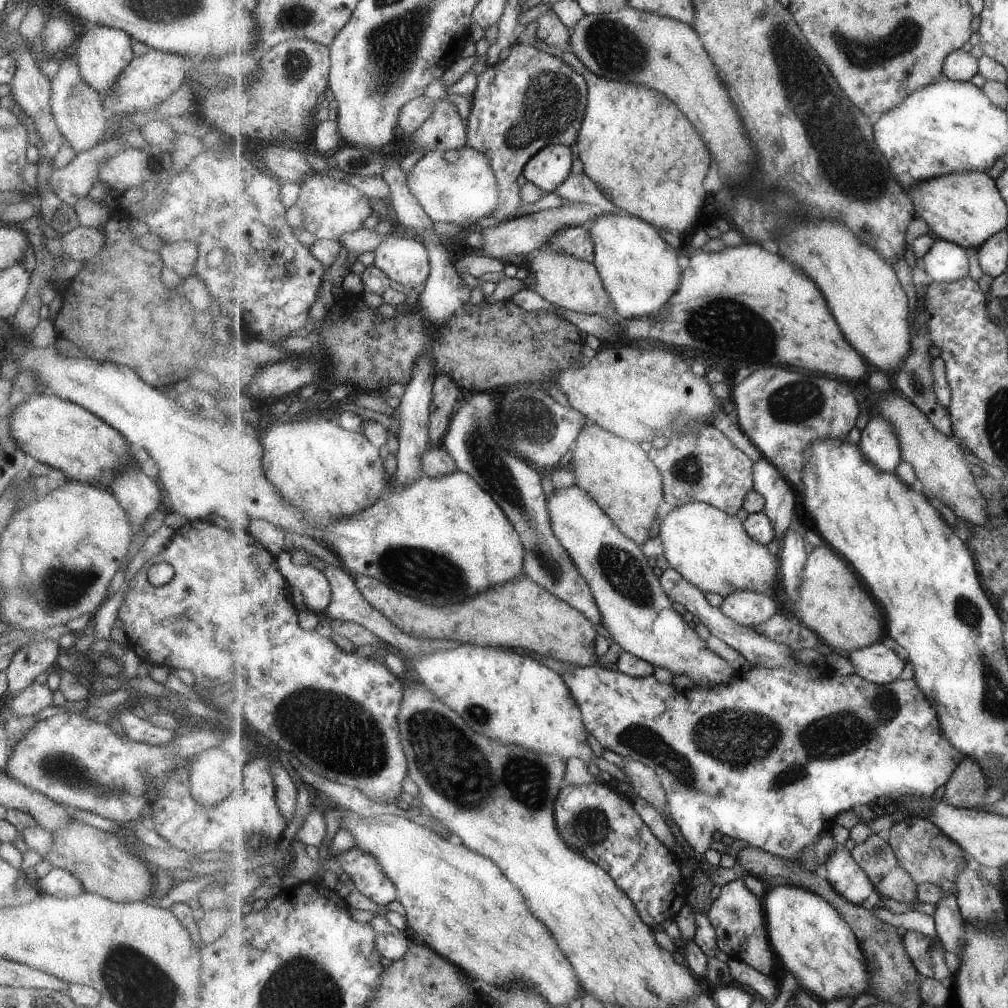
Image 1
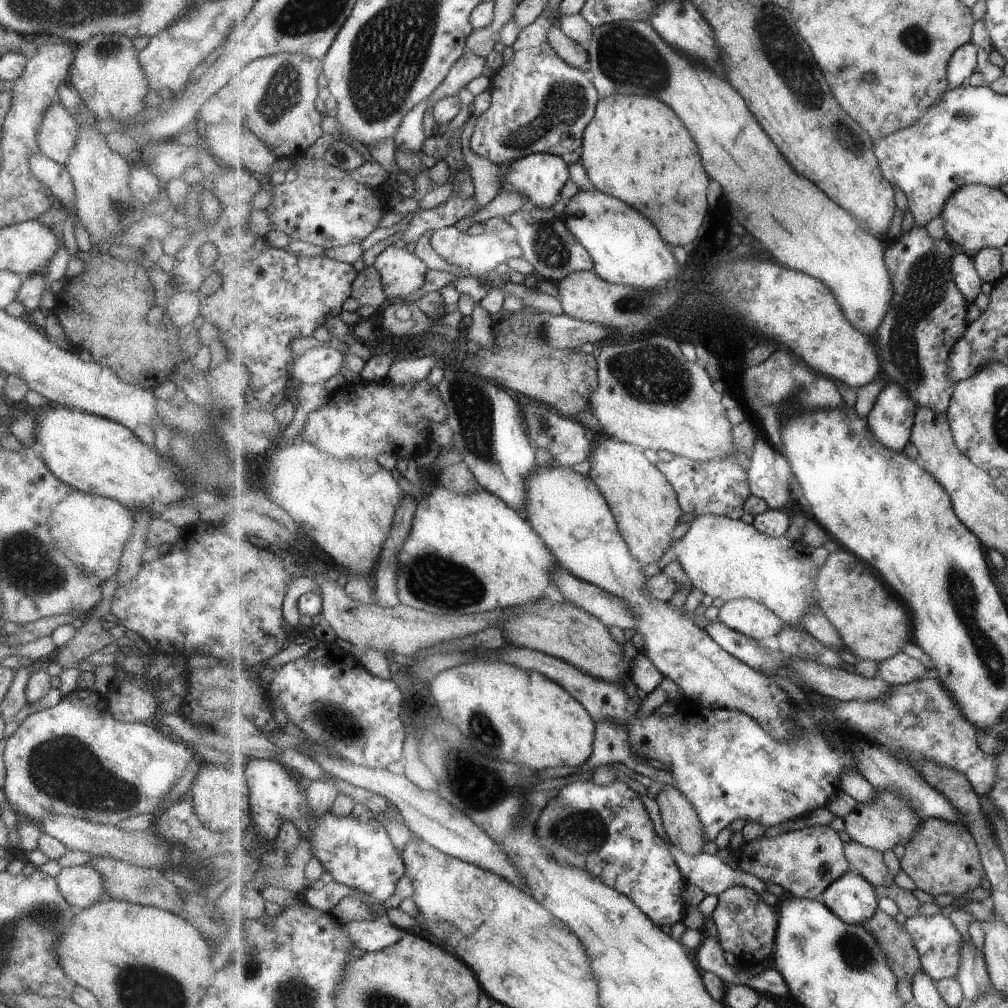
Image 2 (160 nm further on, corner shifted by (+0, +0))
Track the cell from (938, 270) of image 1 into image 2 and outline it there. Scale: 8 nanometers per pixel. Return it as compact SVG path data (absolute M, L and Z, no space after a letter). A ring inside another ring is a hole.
M955 252L951 262L953 276L960 291L965 295L968 304L975 306L975 300L981 296L984 280L977 272L973 258L963 252Z

